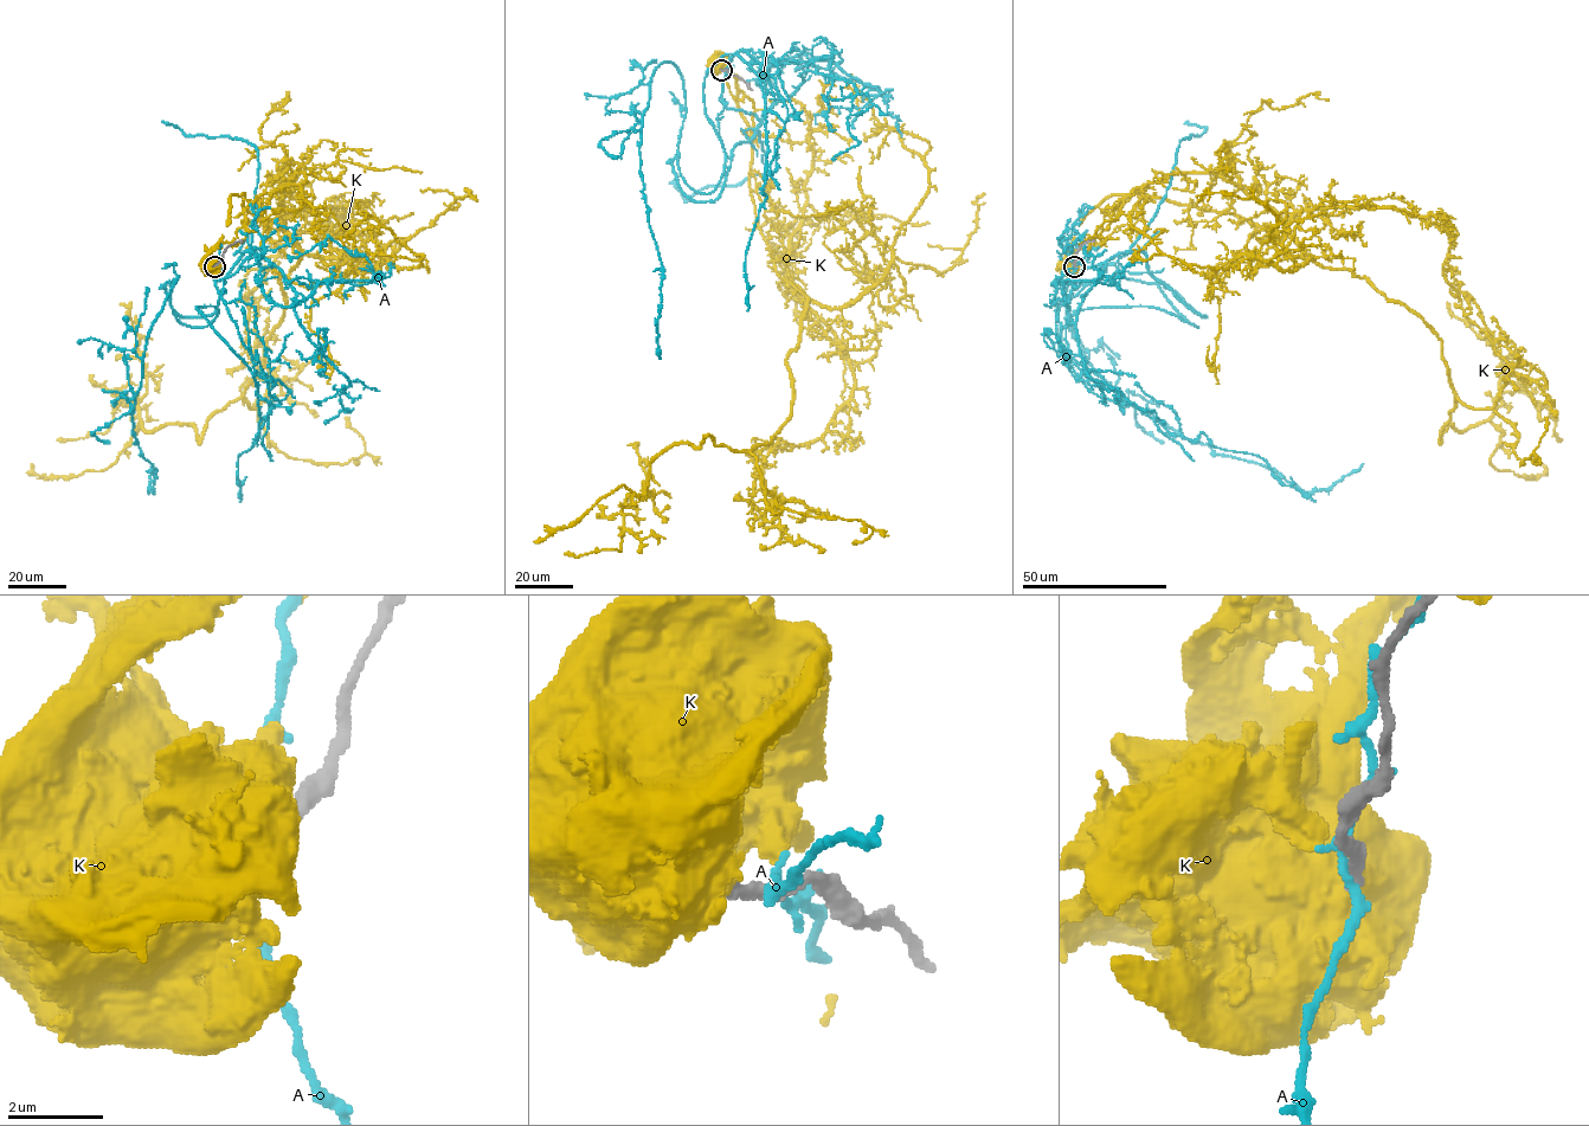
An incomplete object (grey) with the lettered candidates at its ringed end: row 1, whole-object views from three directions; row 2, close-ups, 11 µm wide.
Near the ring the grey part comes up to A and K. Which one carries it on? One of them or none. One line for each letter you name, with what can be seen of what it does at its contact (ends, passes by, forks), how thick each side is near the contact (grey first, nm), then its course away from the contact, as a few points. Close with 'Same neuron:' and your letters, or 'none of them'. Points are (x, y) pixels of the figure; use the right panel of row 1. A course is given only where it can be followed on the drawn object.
Same neuron: none of them

